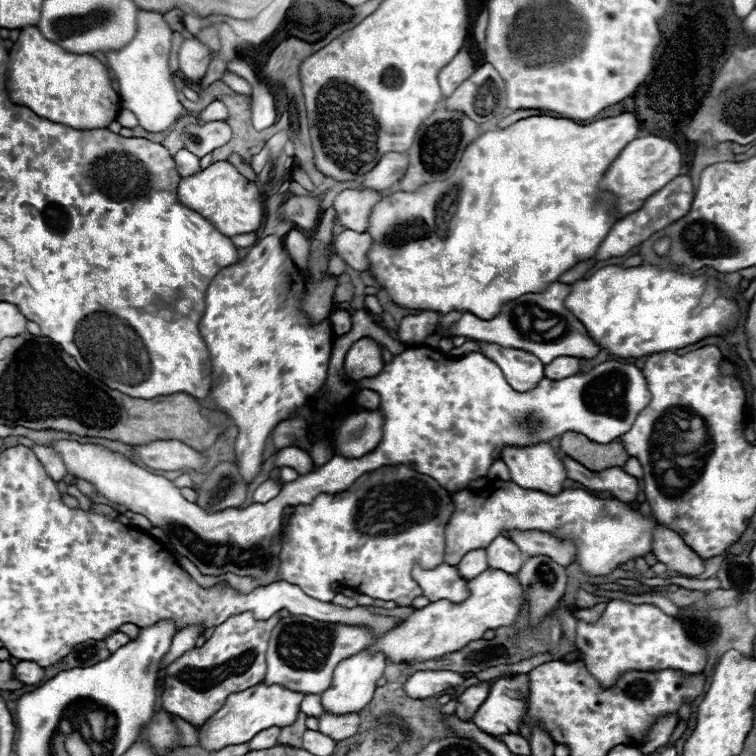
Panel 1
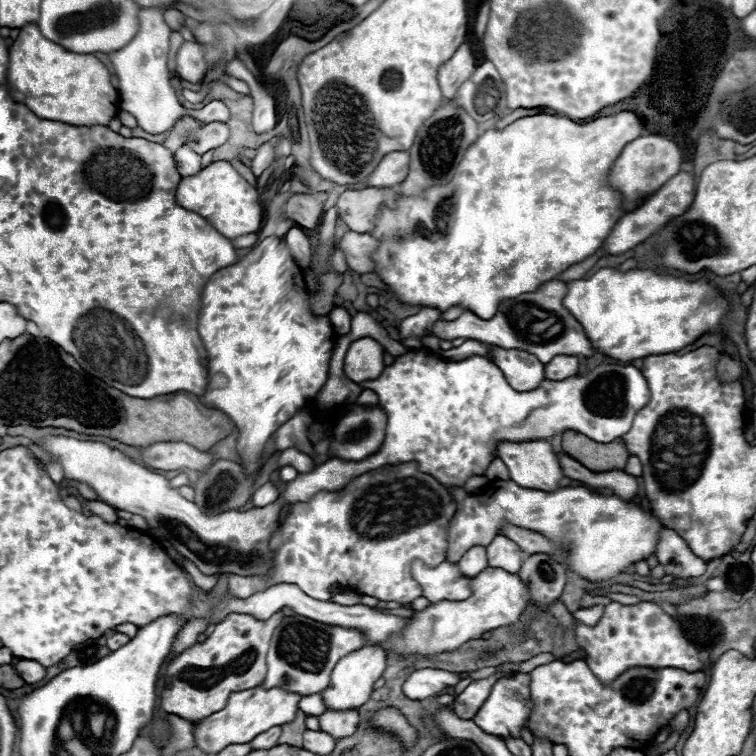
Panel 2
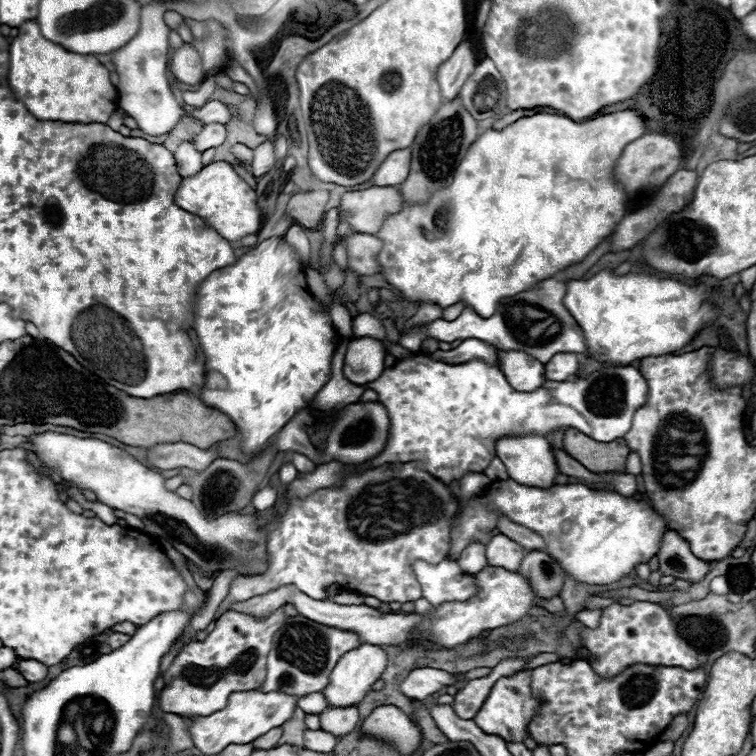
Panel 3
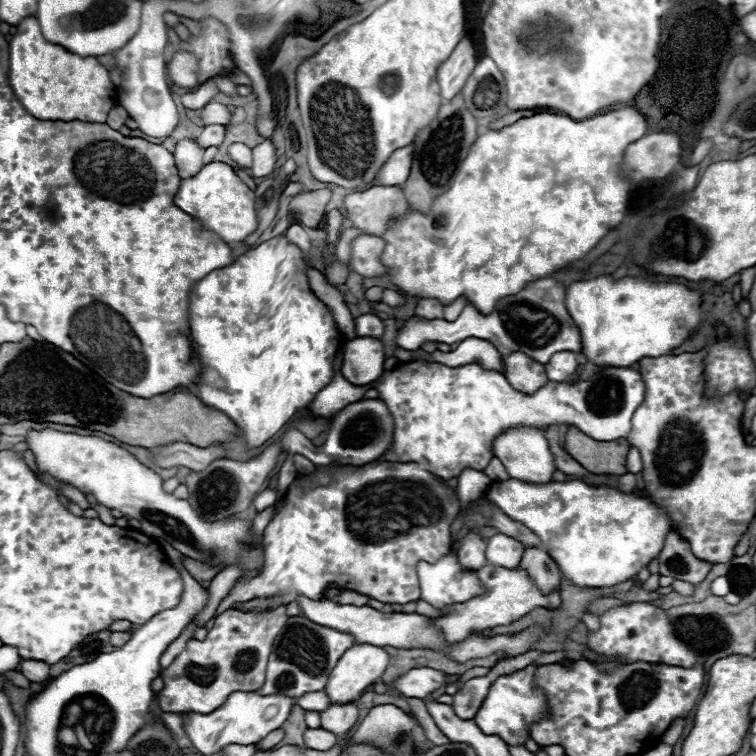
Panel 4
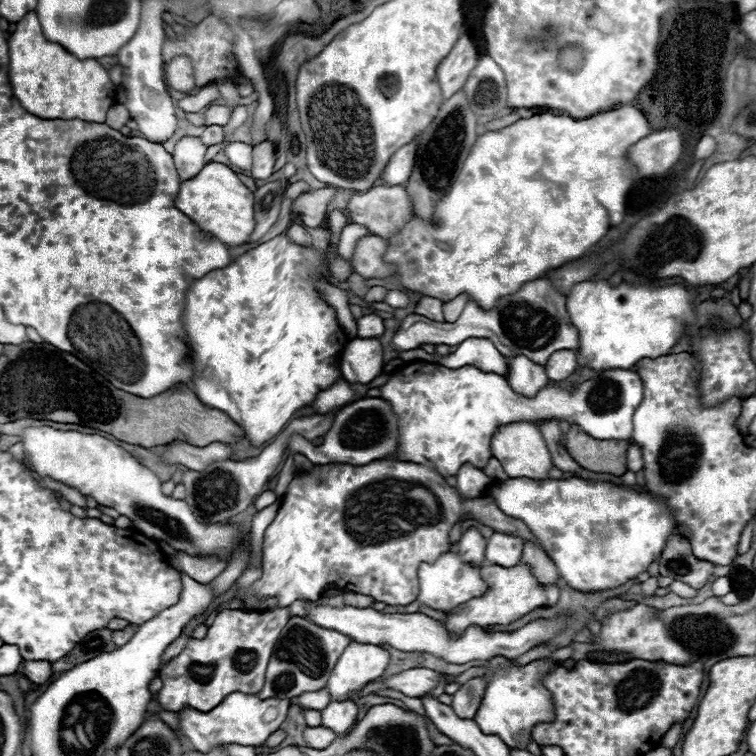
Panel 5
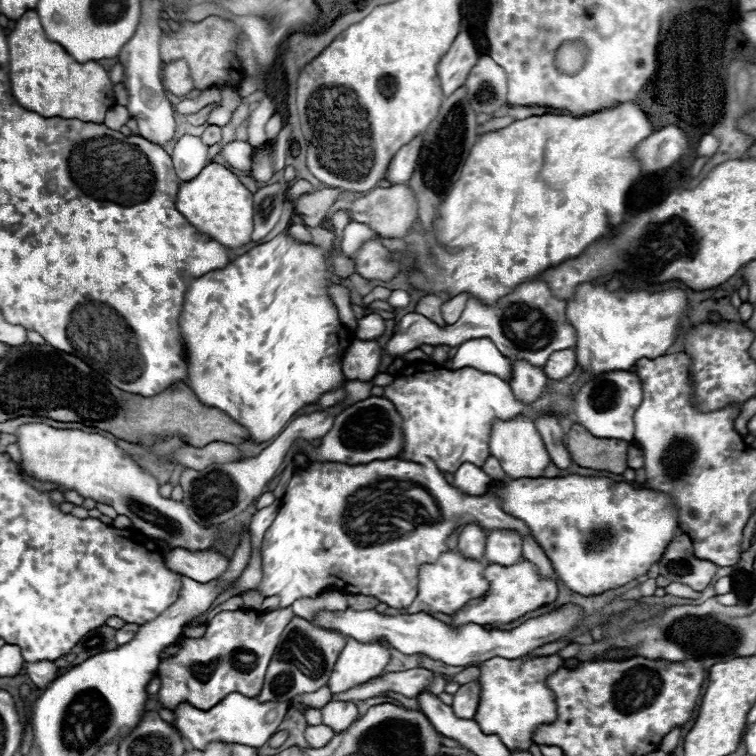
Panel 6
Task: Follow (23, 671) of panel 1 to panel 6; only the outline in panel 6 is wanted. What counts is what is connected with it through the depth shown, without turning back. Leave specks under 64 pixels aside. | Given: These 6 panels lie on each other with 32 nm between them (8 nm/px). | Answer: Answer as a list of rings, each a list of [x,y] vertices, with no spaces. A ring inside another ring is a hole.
[[[36,662],[36,664],[24,664],[24,672],[28,674],[28,678],[38,686],[38,688],[48,688],[52,680],[56,680],[58,676],[58,668],[54,662]]]

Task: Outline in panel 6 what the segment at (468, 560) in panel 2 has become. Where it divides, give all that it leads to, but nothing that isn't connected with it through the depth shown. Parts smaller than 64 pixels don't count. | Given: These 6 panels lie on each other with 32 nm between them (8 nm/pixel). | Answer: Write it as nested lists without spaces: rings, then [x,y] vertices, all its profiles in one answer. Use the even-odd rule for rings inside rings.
[[[466,524],[460,530],[456,548],[460,552],[464,552],[464,556],[474,558],[474,560],[482,560],[484,558],[484,546],[486,546],[486,532],[484,532],[484,528],[480,528],[478,524]]]

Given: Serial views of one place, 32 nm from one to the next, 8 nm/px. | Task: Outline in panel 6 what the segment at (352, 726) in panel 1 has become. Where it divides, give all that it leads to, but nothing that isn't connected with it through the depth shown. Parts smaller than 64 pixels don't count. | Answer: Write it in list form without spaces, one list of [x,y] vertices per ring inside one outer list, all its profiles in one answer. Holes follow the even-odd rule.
[[[328,702],[322,708],[322,724],[328,724],[334,732],[342,732],[358,720],[358,708],[352,702]]]

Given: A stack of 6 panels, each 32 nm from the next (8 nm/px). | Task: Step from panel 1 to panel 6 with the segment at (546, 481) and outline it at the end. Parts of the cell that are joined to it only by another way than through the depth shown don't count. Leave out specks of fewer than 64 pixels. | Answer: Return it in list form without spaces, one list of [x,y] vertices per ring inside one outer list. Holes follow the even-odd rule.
[[[516,416],[512,420],[494,420],[492,422],[492,432],[490,432],[490,454],[498,458],[502,470],[510,478],[538,478],[542,470],[550,464],[550,456],[544,448],[544,442],[540,434],[536,432],[536,426],[532,420]]]

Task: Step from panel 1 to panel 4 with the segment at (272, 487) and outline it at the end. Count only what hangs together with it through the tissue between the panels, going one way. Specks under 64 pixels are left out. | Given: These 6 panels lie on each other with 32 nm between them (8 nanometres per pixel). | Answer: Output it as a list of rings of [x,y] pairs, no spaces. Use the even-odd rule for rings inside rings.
[[[266,488],[264,492],[260,492],[258,496],[256,496],[256,500],[252,502],[254,506],[256,506],[256,510],[260,512],[260,510],[264,510],[264,508],[268,508],[268,506],[272,506],[274,502],[276,502],[276,492],[274,490],[270,490],[270,488]]]

